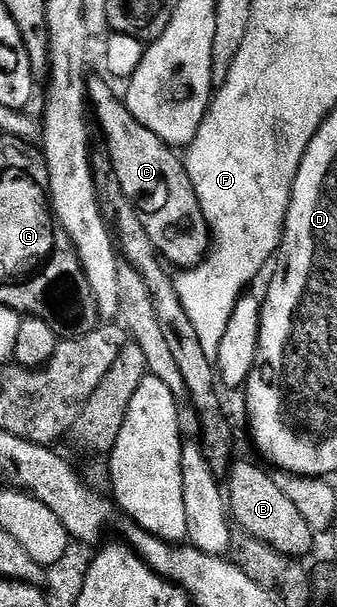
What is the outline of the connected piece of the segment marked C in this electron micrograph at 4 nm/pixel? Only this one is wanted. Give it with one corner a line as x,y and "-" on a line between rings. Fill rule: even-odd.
91,76
88,81
88,101
92,106
92,117
98,120
102,128
102,137
106,140
106,149
110,152
110,165
114,168
114,177
118,180
118,189
139,209
136,220
144,227
148,239
152,239
154,249
163,262
171,266
178,265
179,270
192,269
199,265
210,247
210,229
206,226
204,215
200,211
200,203
196,199
196,191
186,174
183,158
178,157
173,148
165,145
158,135
152,135
148,127
130,114
125,100
110,90
109,80

